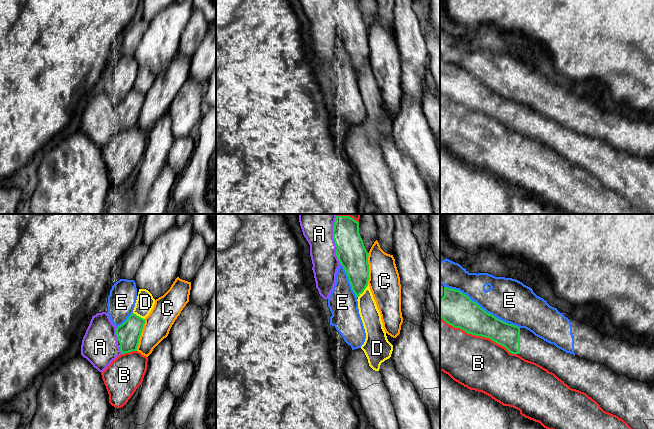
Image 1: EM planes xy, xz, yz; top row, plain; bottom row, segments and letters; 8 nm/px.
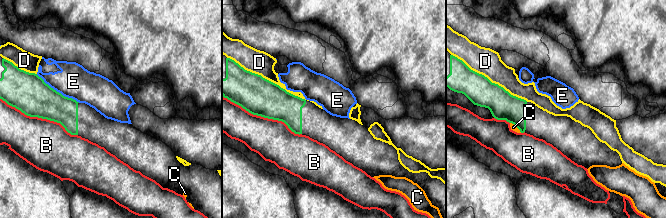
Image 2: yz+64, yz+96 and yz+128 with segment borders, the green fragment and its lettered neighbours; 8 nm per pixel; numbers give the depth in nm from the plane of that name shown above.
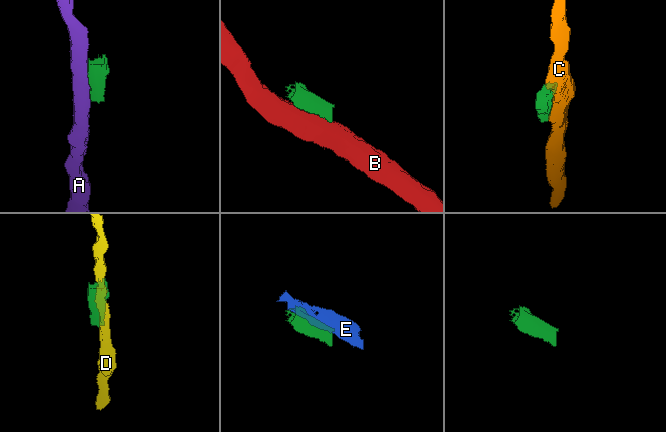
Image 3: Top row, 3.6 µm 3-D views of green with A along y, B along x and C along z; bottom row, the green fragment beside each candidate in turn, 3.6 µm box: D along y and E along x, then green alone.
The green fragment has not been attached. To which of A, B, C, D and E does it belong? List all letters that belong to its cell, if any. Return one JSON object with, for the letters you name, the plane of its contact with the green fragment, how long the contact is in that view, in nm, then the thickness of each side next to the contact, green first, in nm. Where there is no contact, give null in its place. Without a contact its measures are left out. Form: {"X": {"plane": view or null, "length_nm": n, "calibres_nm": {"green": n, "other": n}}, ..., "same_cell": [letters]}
{"same_cell": []}

